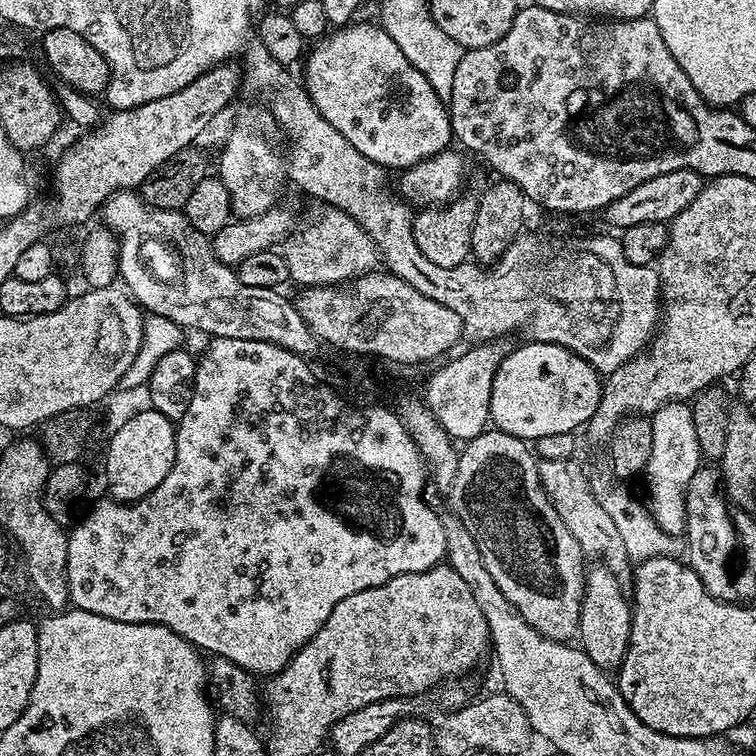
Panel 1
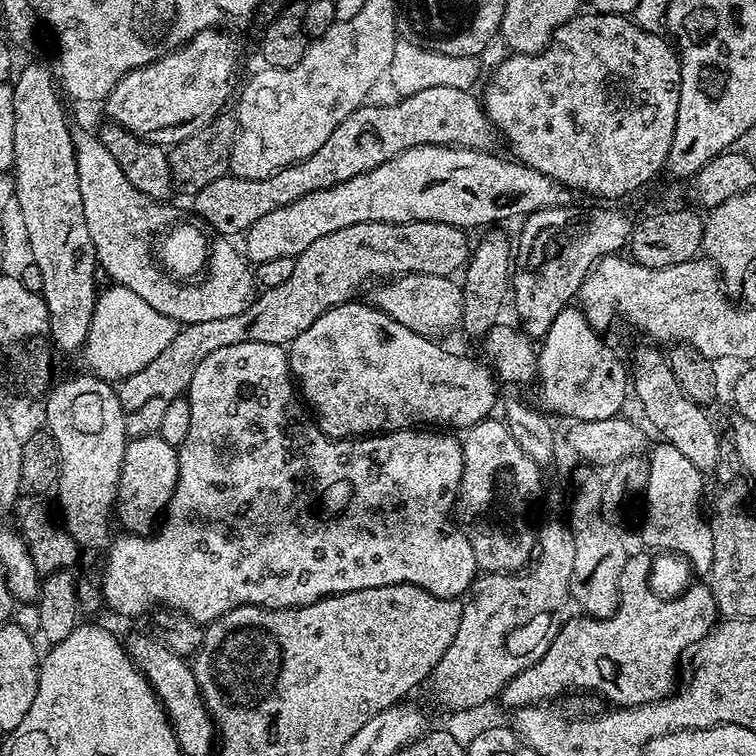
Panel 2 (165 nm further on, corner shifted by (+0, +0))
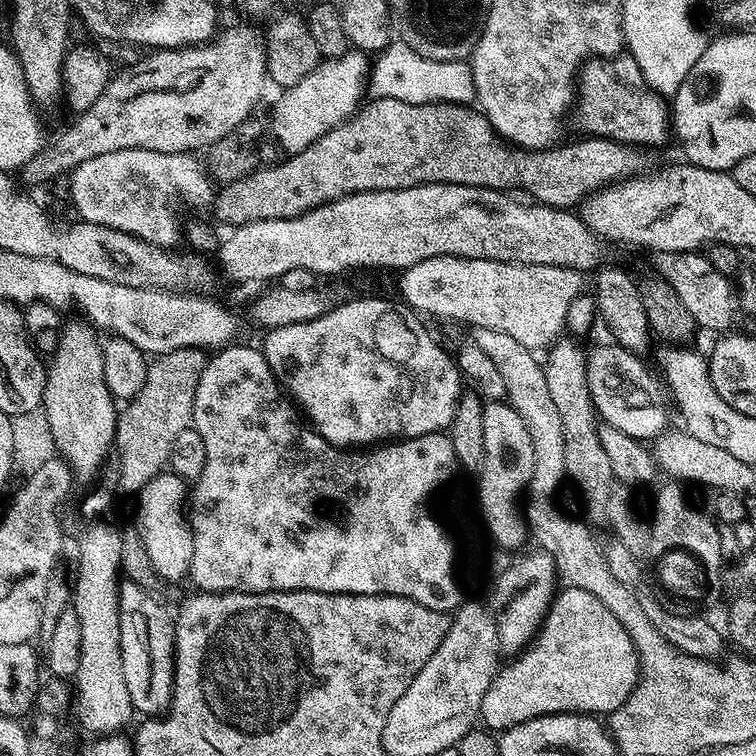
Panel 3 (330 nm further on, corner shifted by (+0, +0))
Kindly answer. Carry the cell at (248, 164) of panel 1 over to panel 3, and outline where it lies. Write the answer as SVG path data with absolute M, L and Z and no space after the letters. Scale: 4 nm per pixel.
M349 50L340 56L321 59L316 68L302 78L302 82L283 89L279 93L280 101L272 108L272 128L270 124L270 132L276 135L281 153L306 150L306 146L322 138L322 134L352 119L365 99L369 71L369 57L359 50Z

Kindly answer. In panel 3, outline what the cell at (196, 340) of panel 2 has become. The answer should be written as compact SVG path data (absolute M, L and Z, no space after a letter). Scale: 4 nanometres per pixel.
M179 348L170 354L155 357L148 364L148 373L145 382L138 394L127 401L119 409L116 417L116 443L114 445L114 460L116 456L116 469L108 476L107 487L116 494L129 492L135 494L140 488L165 471L170 450L174 450L174 442L178 442L178 434L182 430L192 427L192 411L194 410L194 394L198 390L198 378L202 378L202 370L207 366L209 357L198 348Z

